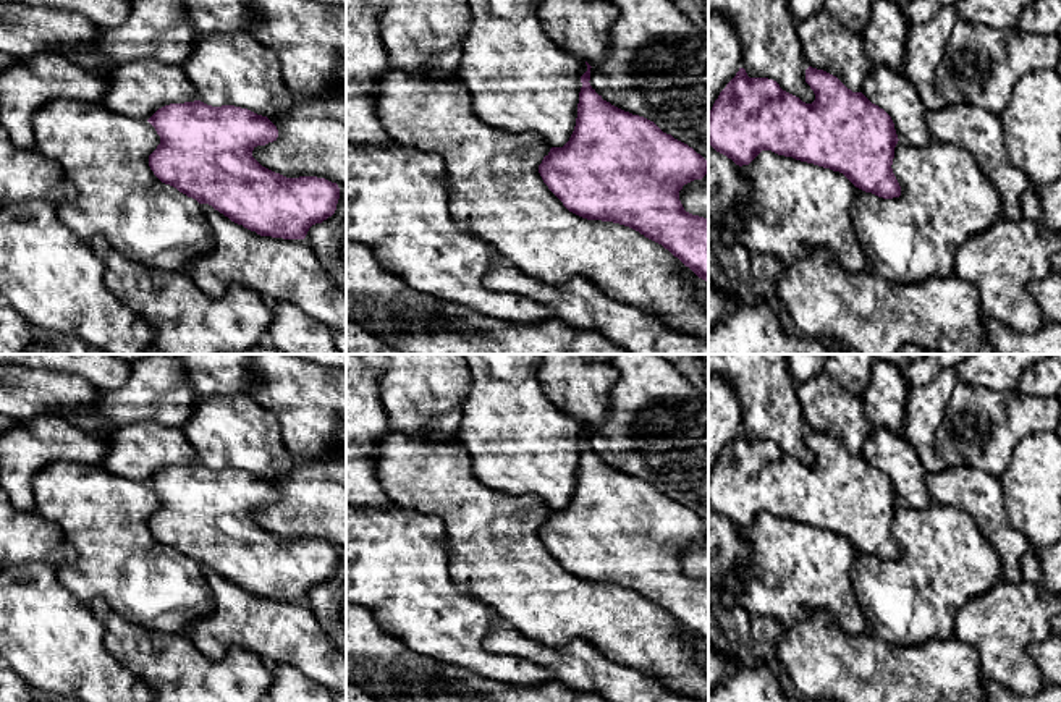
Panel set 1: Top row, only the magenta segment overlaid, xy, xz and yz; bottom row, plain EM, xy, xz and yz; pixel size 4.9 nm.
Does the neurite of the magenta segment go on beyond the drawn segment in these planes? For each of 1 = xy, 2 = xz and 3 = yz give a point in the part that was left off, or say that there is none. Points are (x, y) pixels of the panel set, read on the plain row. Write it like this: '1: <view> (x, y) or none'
1: none
2: none
3: none

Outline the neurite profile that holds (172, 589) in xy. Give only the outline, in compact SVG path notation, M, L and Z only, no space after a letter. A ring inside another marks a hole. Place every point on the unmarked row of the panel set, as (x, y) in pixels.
M50 463L32 479L36 513L55 522L76 550L71 566L55 566L61 586L89 605L104 598L125 620L149 631L188 634L194 620L212 611L213 595L201 566L162 545L149 529L160 498L147 482L131 480L97 464Z

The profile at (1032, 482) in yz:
M1038 432L1019 442L1000 477L1009 524L1030 540L1035 552L1061 540L1061 438Z

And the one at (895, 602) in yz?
M898 503L891 531L901 558L883 561L857 550L851 574L869 631L893 645L953 637L961 607L1003 579L1000 556L970 514L946 505L932 503L925 510L912 510Z

